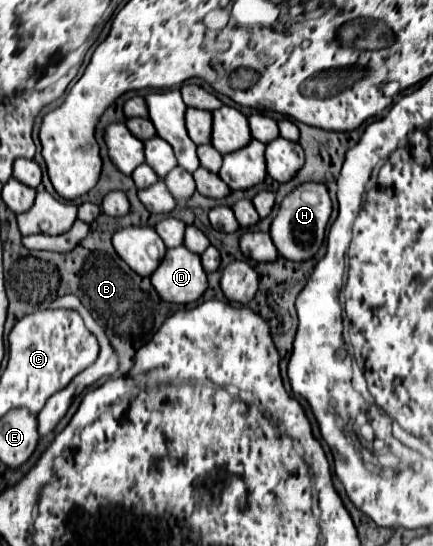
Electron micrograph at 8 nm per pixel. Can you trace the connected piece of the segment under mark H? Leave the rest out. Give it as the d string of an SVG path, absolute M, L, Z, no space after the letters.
M301 183L289 195L285 195L271 223L269 233L277 251L291 261L307 261L315 257L315 253L323 243L329 217L331 217L331 197L325 183Z

